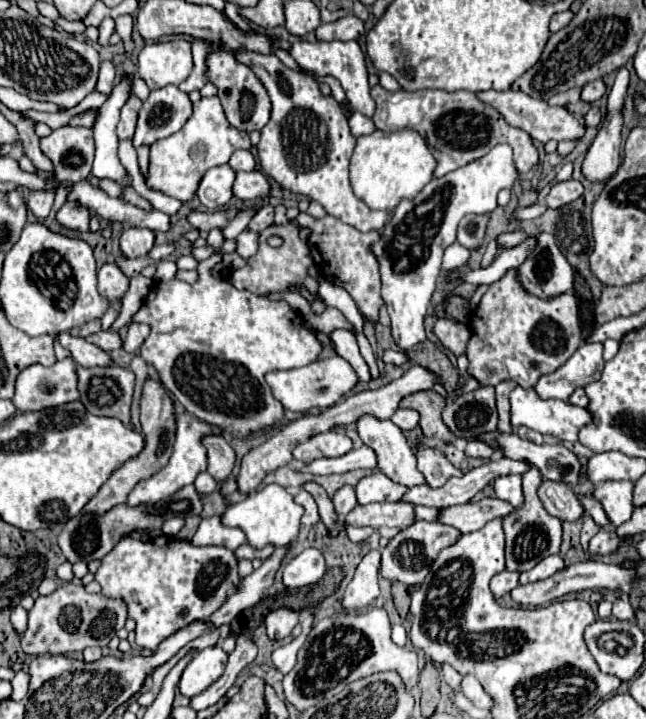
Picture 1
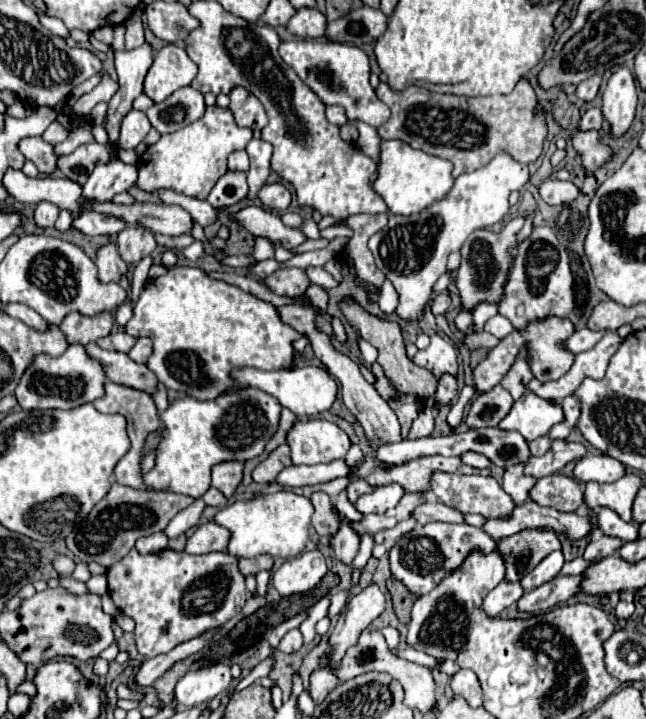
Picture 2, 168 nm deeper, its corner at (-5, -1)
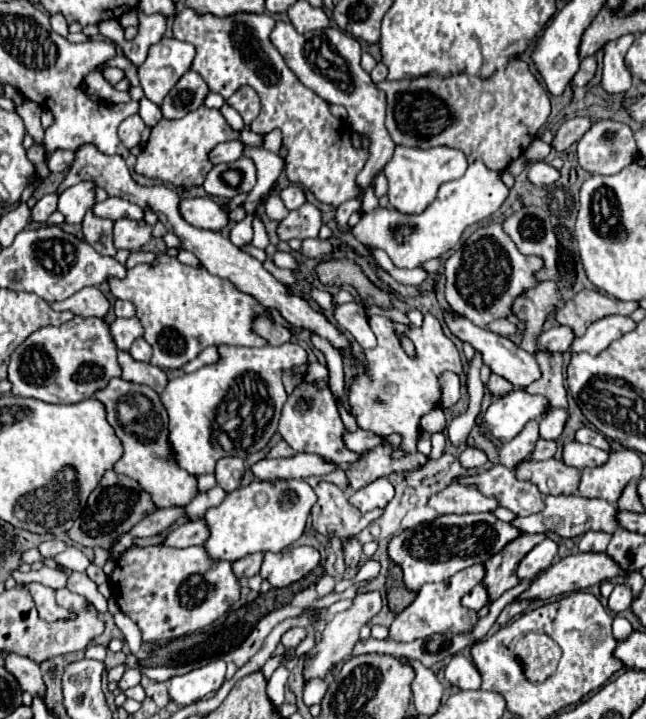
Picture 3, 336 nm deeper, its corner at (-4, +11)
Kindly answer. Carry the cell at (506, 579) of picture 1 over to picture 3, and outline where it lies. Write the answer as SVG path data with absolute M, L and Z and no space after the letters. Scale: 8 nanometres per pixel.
M482 584L474 586L472 592L468 592L464 598L462 598L462 604L470 610L480 610L484 604L486 604L486 588L482 588Z

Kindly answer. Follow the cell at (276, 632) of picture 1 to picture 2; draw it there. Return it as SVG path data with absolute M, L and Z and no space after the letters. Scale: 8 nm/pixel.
M293 628L293 630L289 630L289 632L281 638L281 642L279 642L279 650L289 654L289 652L299 650L299 648L301 648L301 644L303 644L303 636L301 636L299 628Z

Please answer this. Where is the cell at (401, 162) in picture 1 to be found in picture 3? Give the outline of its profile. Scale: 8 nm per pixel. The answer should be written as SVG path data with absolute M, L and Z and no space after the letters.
M396 146L392 160L384 168L384 174L390 184L390 188L388 188L390 206L402 214L420 214L434 202L434 196L436 196L440 184L462 178L466 168L468 168L466 156L454 148L438 146L438 148L422 150L422 148Z

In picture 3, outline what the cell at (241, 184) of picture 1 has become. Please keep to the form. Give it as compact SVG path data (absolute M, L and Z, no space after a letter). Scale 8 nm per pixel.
M288 186L288 188L284 188L284 190L280 192L280 198L284 200L284 204L286 204L288 210L296 210L296 208L300 208L300 206L306 202L306 194L304 194L304 190L298 188L298 186Z

